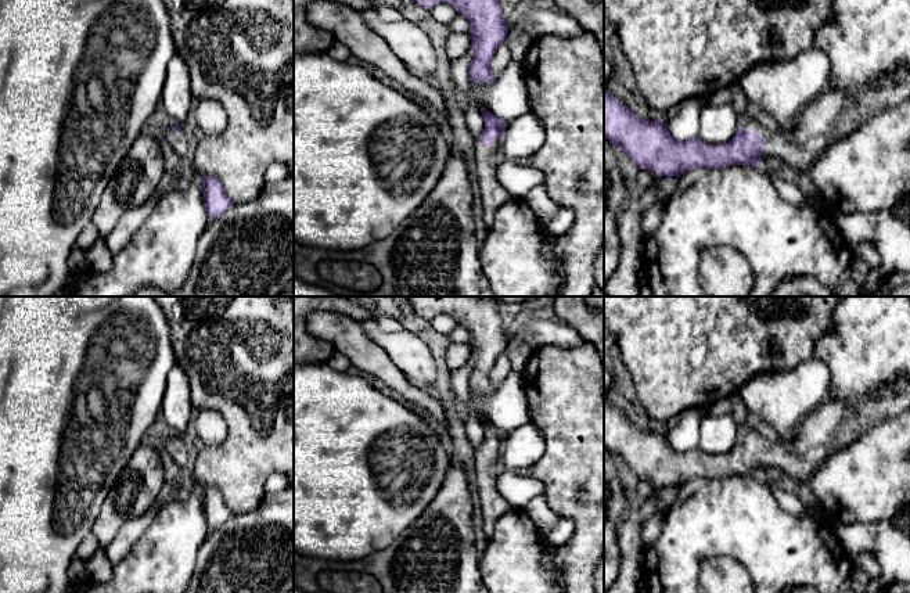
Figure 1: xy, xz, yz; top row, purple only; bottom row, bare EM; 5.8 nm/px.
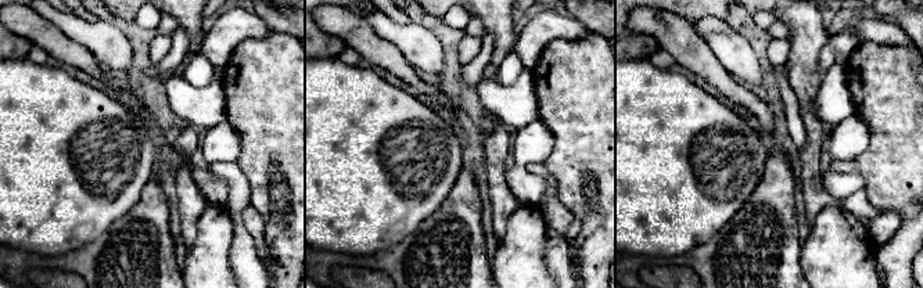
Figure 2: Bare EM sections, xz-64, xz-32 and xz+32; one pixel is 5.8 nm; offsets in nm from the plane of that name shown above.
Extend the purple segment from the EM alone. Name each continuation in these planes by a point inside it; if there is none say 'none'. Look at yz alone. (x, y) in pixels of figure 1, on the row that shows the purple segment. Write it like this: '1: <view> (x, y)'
1: yz (834, 112)

